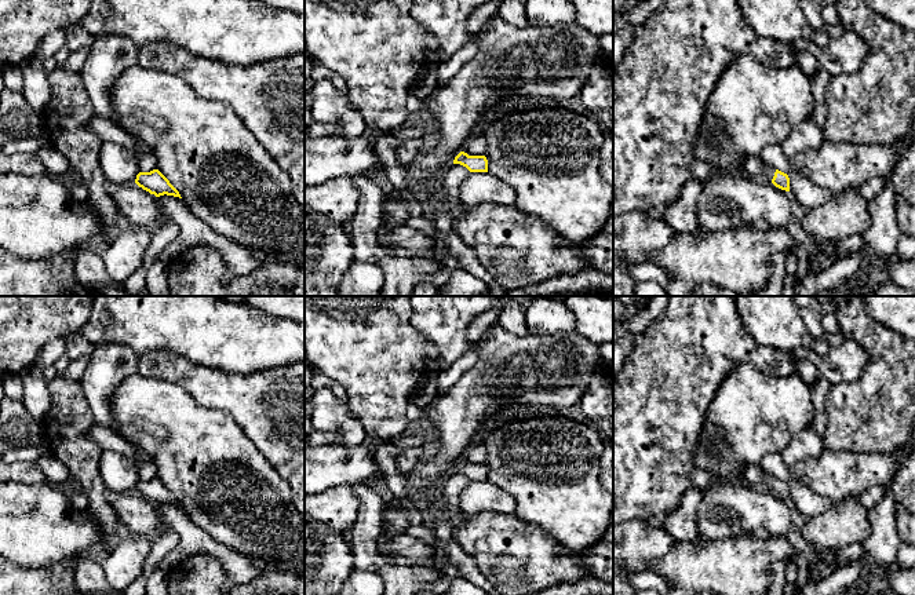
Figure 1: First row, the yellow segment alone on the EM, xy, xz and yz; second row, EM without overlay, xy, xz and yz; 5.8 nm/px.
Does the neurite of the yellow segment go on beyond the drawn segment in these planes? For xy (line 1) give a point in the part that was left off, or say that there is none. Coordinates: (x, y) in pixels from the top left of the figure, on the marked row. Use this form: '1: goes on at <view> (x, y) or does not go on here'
1: does not go on here

